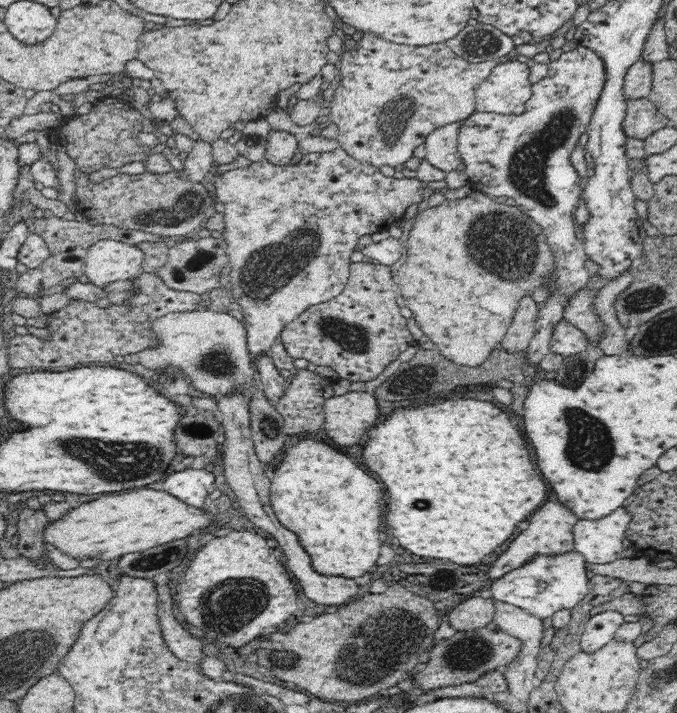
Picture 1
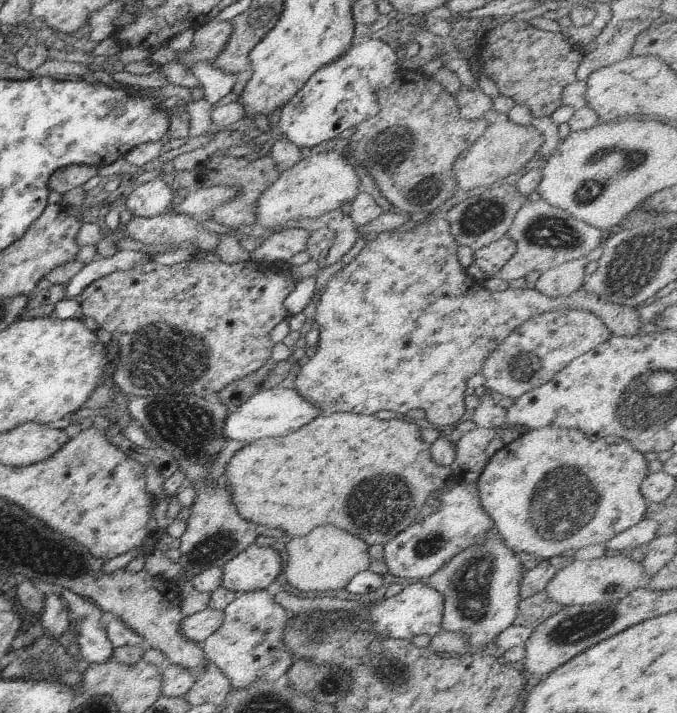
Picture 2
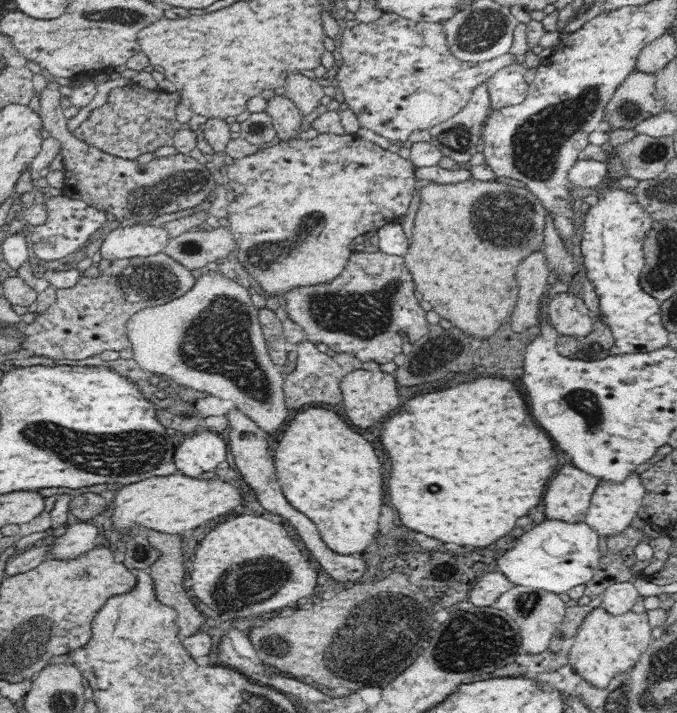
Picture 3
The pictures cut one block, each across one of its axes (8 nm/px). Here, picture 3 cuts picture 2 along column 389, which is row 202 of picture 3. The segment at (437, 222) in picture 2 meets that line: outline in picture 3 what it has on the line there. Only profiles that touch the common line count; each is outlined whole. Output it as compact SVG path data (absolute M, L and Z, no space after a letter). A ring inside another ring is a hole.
M347 133L344 136L318 134L312 140L276 141L226 167L224 181L229 183L236 197L227 219L239 261L270 296L284 296L294 287L327 283L340 276L352 255L344 244L340 246L342 236L350 232L356 232L358 236L377 231L405 215L416 186L416 168L410 160L378 147L370 140Z

